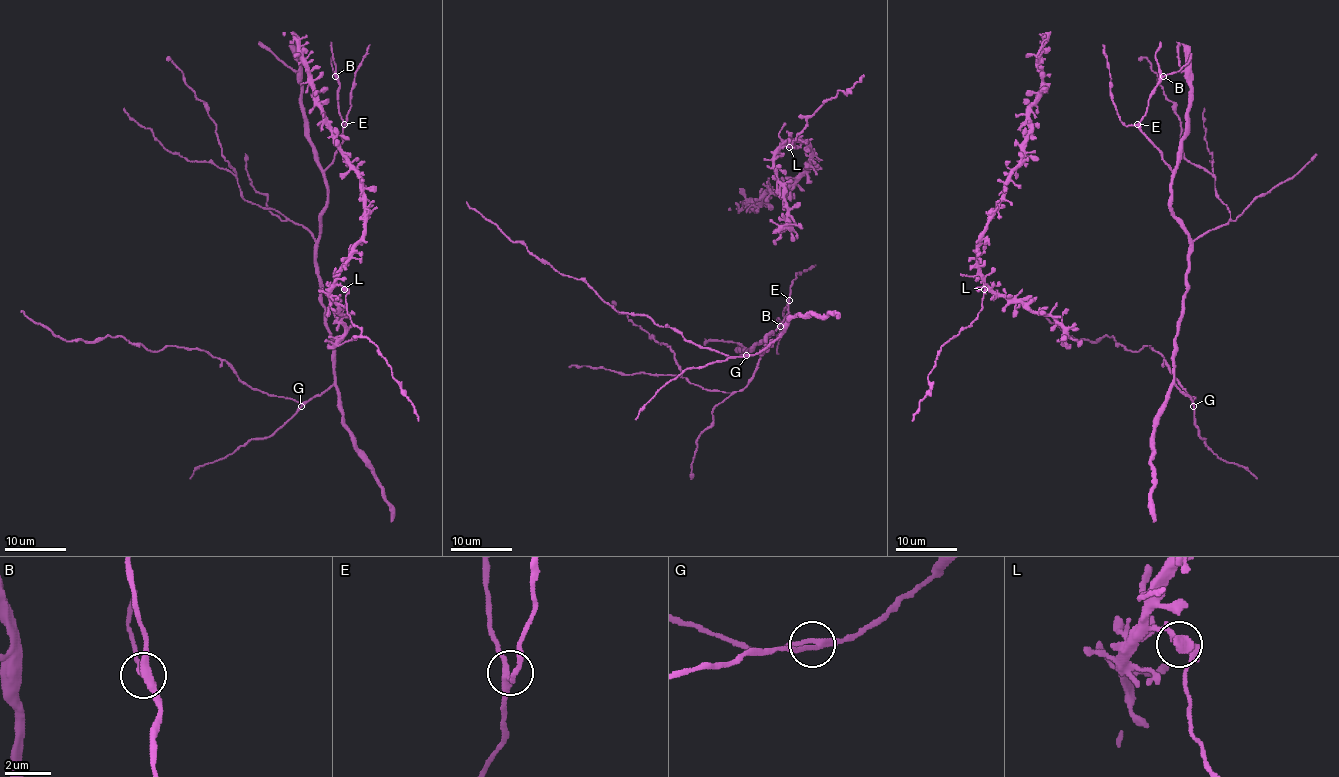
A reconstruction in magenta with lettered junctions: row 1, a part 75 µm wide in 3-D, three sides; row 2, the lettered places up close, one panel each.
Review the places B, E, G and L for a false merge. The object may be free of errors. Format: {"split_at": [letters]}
{"split_at": ["L"]}

